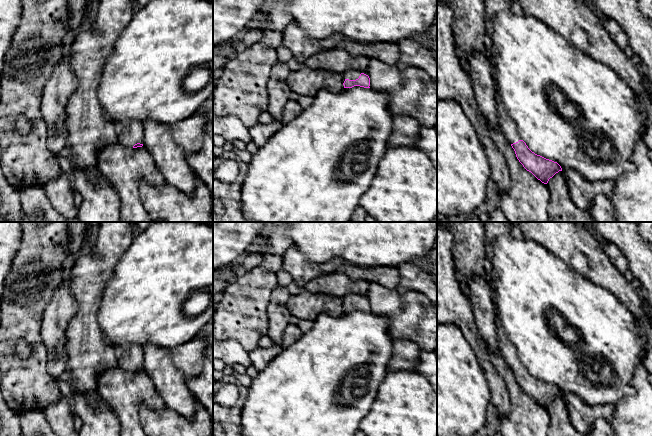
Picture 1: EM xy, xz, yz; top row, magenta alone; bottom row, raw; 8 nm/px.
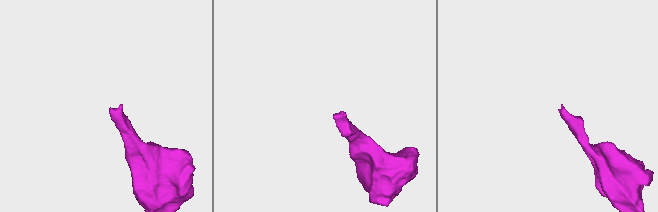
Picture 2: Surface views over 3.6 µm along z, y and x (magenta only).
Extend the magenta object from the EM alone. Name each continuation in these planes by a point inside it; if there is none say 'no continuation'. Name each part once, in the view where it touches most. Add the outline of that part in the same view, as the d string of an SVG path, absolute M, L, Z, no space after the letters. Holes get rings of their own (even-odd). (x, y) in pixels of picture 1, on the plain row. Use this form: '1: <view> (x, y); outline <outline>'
1: xz (351, 298); outline M349 294L344 298L345 303L349 304L356 304L359 302L360 298L364 297L367 299L366 295L359 295L359 294Z

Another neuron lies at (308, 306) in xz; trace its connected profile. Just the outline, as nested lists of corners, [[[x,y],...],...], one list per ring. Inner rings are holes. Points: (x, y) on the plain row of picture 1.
[[[303,290],[297,295],[290,296],[286,307],[292,316],[315,321],[323,313],[340,317],[344,313],[344,305],[345,301],[342,298]]]

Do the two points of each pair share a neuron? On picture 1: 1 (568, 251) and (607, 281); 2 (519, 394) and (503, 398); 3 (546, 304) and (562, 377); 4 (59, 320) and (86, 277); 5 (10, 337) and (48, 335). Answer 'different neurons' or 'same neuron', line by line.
1: same neuron
2: different neurons
3: same neuron
4: different neurons
5: different neurons

